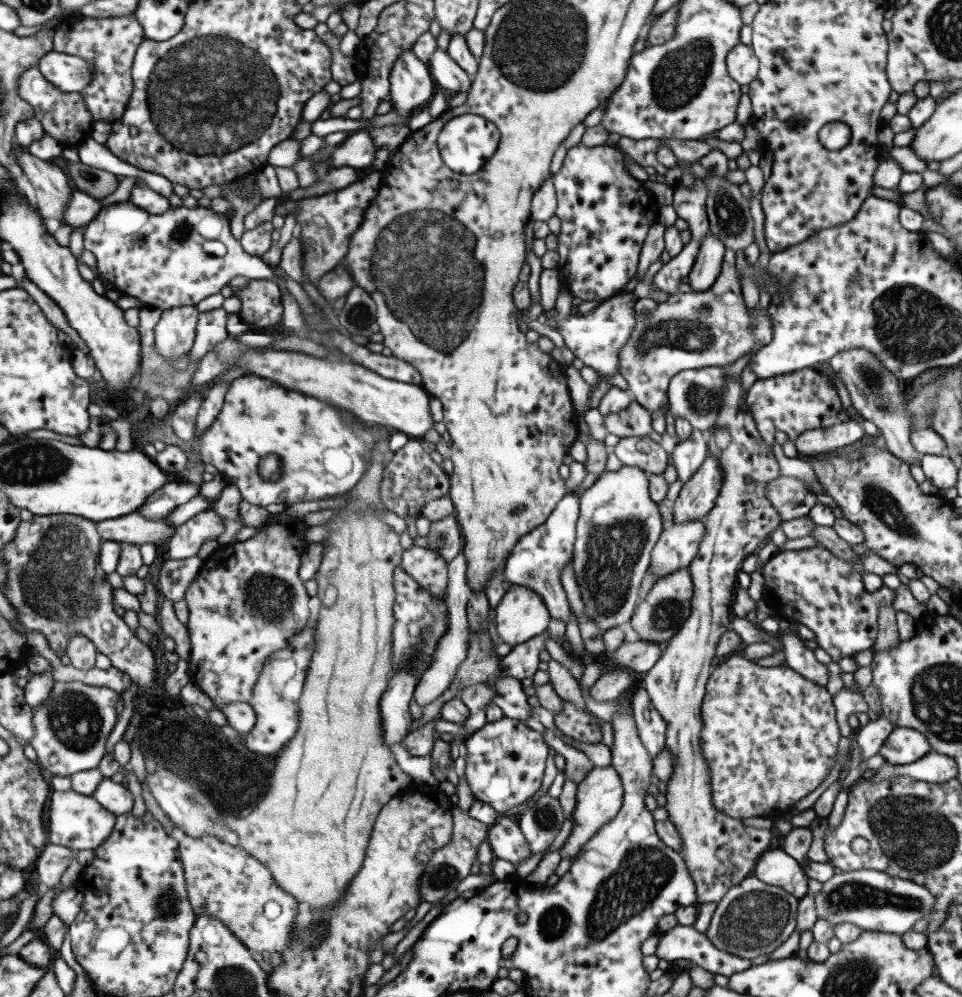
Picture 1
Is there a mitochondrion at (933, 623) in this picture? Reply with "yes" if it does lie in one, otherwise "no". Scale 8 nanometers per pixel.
no

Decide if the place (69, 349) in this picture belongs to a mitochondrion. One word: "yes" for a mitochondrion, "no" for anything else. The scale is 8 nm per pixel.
no

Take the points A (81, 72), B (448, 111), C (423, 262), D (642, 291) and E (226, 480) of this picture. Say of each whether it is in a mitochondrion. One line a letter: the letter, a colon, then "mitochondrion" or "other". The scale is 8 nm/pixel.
A: mitochondrion
B: other
C: mitochondrion
D: other
E: other

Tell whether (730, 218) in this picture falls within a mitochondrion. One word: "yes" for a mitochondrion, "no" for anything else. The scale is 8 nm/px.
yes

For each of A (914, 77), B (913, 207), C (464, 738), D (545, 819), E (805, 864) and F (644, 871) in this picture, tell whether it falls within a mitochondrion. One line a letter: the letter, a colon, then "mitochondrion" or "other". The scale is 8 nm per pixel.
A: other
B: other
C: other
D: mitochondrion
E: other
F: mitochondrion

